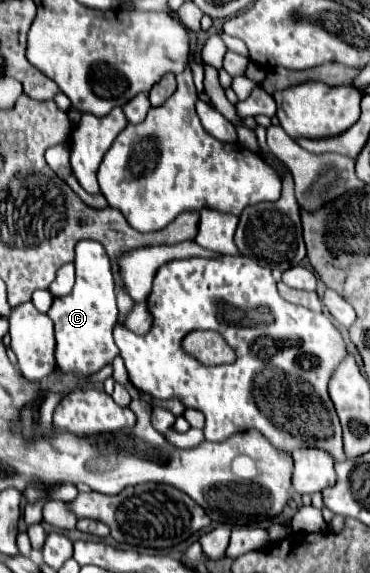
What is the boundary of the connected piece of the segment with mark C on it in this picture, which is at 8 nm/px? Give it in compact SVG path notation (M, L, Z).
M81 241L75 247L77 281L67 297L57 297L49 309L55 323L55 361L65 373L91 377L109 365L119 349L113 341L113 327L117 325L117 303L111 275L111 263L105 249L97 241Z

